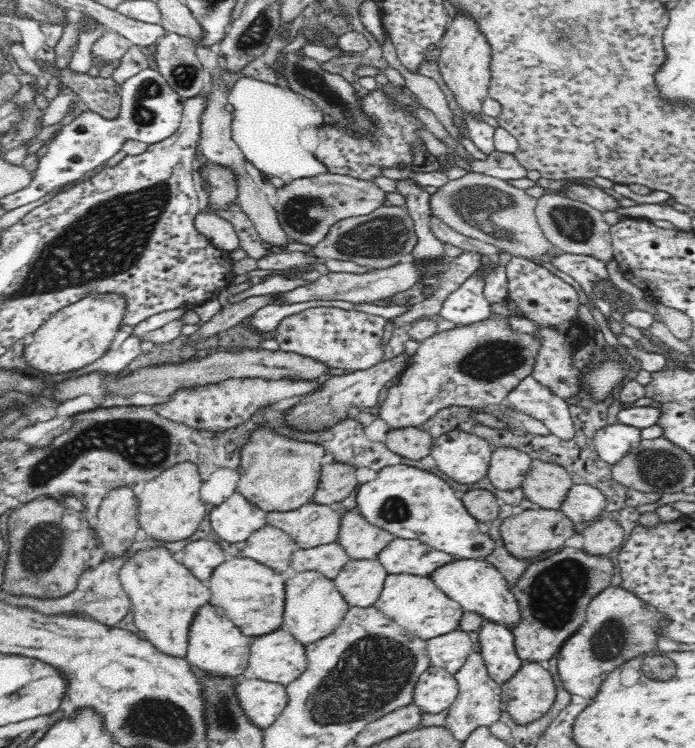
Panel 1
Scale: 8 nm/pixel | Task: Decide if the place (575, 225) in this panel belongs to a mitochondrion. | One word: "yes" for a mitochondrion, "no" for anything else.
yes

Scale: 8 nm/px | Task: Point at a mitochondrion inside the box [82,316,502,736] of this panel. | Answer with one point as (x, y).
(375, 671)

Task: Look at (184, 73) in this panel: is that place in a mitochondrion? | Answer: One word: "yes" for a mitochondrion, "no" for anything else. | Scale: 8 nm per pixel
yes

